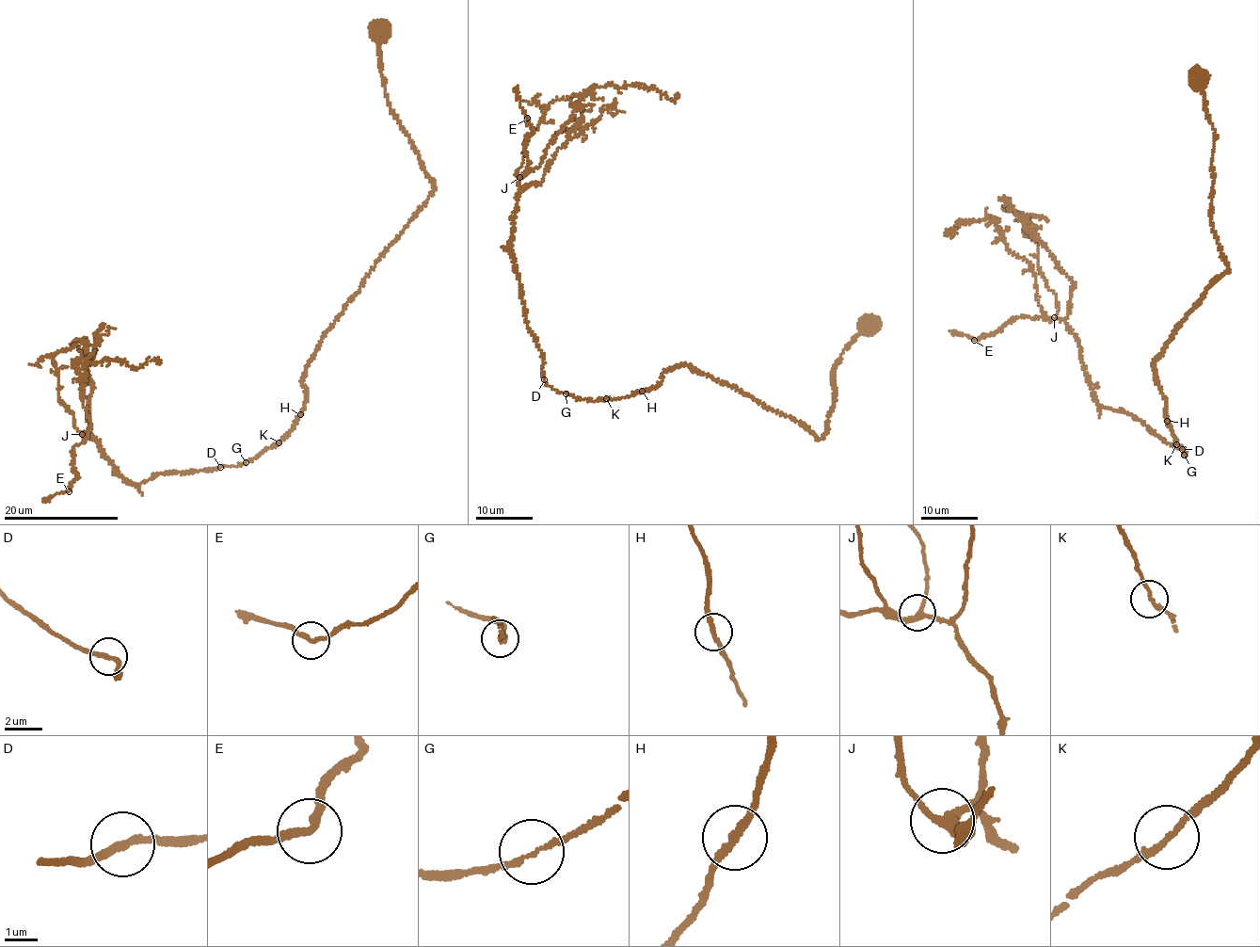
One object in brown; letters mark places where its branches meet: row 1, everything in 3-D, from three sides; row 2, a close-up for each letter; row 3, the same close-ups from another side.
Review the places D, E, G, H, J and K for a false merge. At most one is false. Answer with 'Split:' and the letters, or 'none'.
Split: none

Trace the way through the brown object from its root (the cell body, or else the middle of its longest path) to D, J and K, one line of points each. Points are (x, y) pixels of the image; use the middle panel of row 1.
D: (868, 324), (834, 366), (821, 439), (683, 365), (618, 399), (580, 399), (544, 378)
J: (868, 324), (834, 366), (821, 439), (683, 365), (626, 398), (552, 390), (512, 252), (519, 177)
K: (868, 324), (834, 366), (834, 403), (821, 439), (683, 365), (665, 372), (651, 390), (606, 398)

